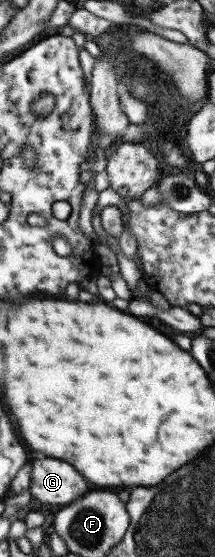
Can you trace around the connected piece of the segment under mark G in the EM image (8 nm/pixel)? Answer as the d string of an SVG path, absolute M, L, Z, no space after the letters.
M42 458L30 462L29 490L42 505L70 505L89 491L86 480L66 462Z

